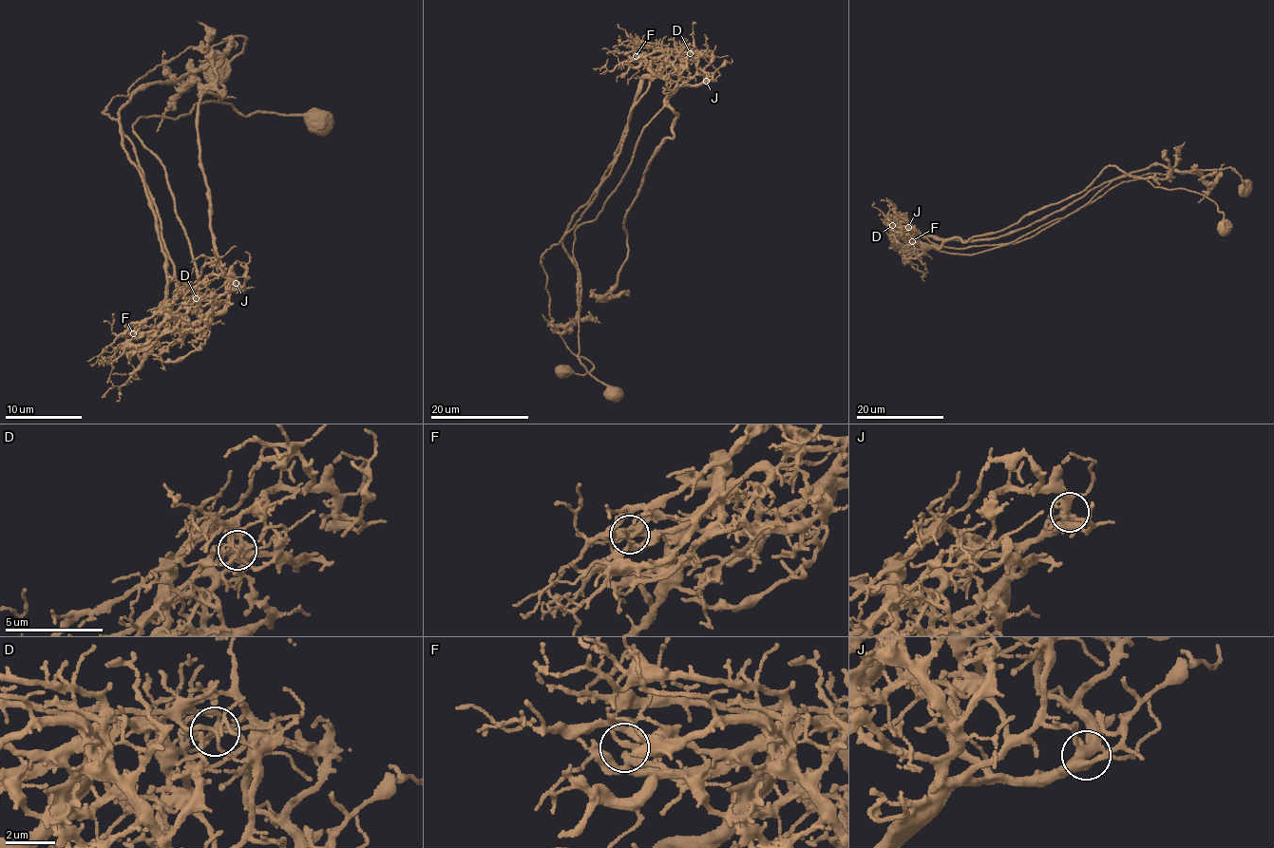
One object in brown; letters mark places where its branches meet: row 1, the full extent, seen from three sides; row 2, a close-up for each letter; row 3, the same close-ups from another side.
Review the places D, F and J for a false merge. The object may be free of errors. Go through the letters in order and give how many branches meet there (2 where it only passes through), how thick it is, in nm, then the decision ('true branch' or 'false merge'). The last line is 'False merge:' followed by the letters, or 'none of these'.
D: 6 branches meet; 150 nm thick; false merge
F: 4 branches meet; 200 nm thick; true branch
J: 5 branches meet; 400 nm thick; true branch
False merge: D

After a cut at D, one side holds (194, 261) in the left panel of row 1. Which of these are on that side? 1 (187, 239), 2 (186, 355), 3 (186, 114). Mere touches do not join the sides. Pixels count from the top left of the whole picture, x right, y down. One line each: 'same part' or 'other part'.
1: same part
2: other part
3: same part

